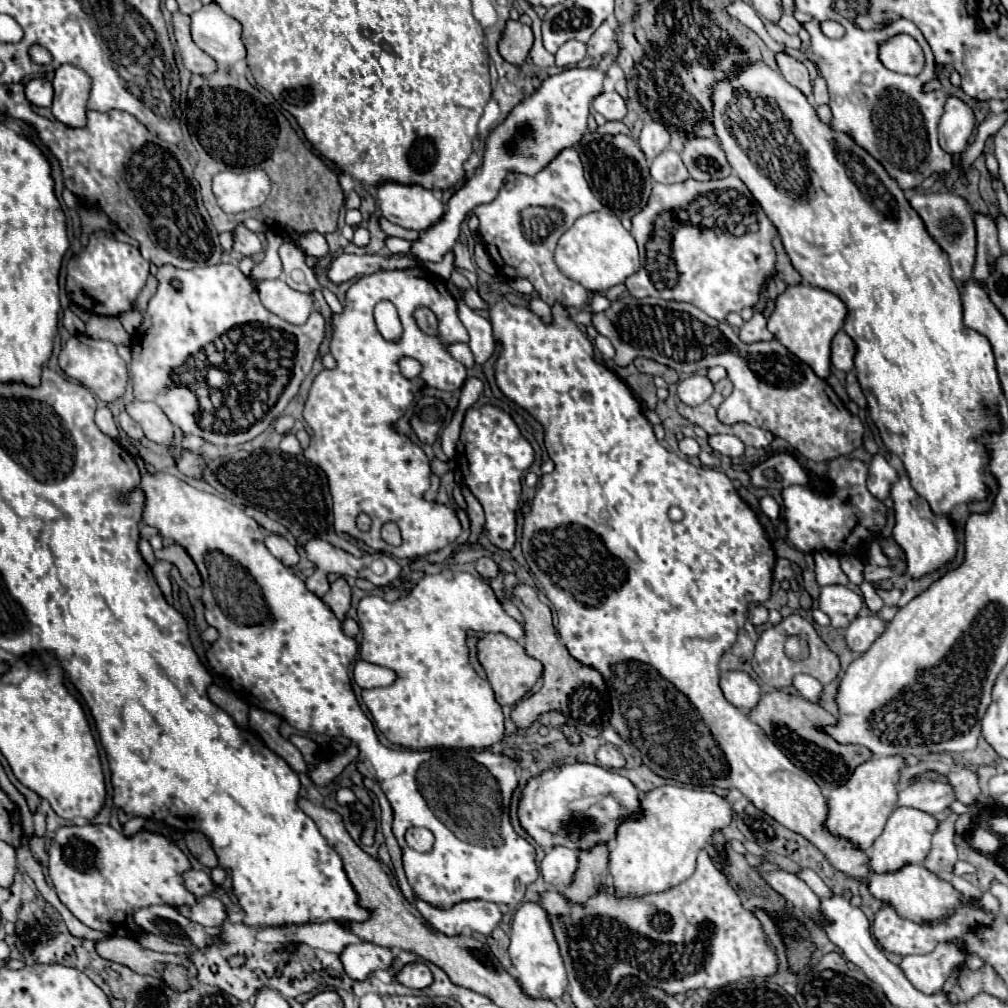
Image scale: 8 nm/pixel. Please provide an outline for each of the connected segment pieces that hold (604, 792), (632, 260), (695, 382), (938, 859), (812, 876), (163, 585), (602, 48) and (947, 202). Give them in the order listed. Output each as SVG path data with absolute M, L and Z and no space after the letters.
M571 763L543 771L525 785L519 803L521 825L545 851L557 845L589 851L595 845L611 841L617 827L639 813L637 787L627 777L589 763Z
M589 213L589 215L579 217L573 223L573 227L561 235L557 249L555 249L555 263L565 277L581 283L587 291L605 291L613 285L623 283L627 277L631 277L635 271L639 271L639 251L637 251L635 239L631 237L631 233L621 225L621 221L615 215Z
M695 373L679 383L677 397L681 399L681 403L689 407L697 407L711 395L711 391L713 391L713 383L705 375Z
M952 813L937 825L935 833L933 833L933 841L931 841L931 853L925 859L925 867L935 873L939 879L947 881L949 885L953 885L967 901L977 903L981 899L981 891L979 887L971 885L969 881L965 881L963 877L957 877L953 873L953 865L957 863L957 849L955 849L955 822L959 815Z
M803 869L801 873L799 873L799 877L819 895L819 897L823 897L823 899L829 899L829 897L833 897L833 891L819 879L819 875L815 873L815 871L811 871L811 869Z
M157 561L157 563L151 567L151 571L153 571L153 575L155 575L155 579L157 579L157 585L159 585L159 589L163 591L166 601L170 605L173 605L171 581L169 581L169 569L171 569L171 567L173 567L173 565L167 563L167 561Z
M607 21L589 39L587 55L593 57L593 59L599 59L599 55L603 55L603 53L607 53L611 49L611 39L615 39L615 29L613 29L613 23Z
M915 193L909 199L909 203L923 219L925 229L933 237L933 241L947 253L951 269L953 269L953 279L959 283L969 281L973 265L975 265L975 245L977 243L975 243L973 211L969 209L967 201L955 193Z

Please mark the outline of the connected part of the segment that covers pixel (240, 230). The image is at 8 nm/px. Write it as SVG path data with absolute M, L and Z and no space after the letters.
M237 225L237 229L235 229L235 243L233 243L233 249L239 251L241 255L251 257L251 255L261 253L261 251L263 251L263 245L261 245L261 241L257 239L255 233L251 233L249 229L245 229L243 225Z

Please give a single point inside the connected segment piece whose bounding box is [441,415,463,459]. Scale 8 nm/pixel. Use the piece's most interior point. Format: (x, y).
(449, 437)

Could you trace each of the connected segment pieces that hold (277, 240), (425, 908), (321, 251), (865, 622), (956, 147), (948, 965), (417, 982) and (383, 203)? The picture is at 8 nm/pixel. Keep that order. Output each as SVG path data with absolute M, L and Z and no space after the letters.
M269 230L267 233L267 239L269 239L269 245L267 245L267 253L265 253L265 259L253 267L251 271L251 277L253 279L277 279L283 275L283 265L281 265L281 259L279 259L278 249L282 243L282 237L275 231Z
M415 899L415 907L443 935L459 935L463 929L489 935L501 921L499 907L487 901L457 903L455 907L451 907L451 911L439 911L437 907Z
M305 233L303 235L303 251L309 257L323 257L329 253L329 247L321 233Z
M877 615L857 617L845 629L845 643L847 643L849 651L865 653L883 631L885 631L885 621L879 619Z
M947 97L945 113L939 121L939 145L941 145L941 149L953 157L959 157L967 147L967 139L973 131L973 125L975 125L973 109L967 107L957 97Z
M939 943L927 955L907 955L899 967L905 977L925 995L941 993L943 983L965 961L965 951L955 943Z
M417 961L417 963L405 965L397 975L397 981L409 989L425 989L433 983L433 975L425 963Z
M383 183L377 187L377 203L387 221L419 233L435 225L445 213L445 205L433 191L419 185Z

